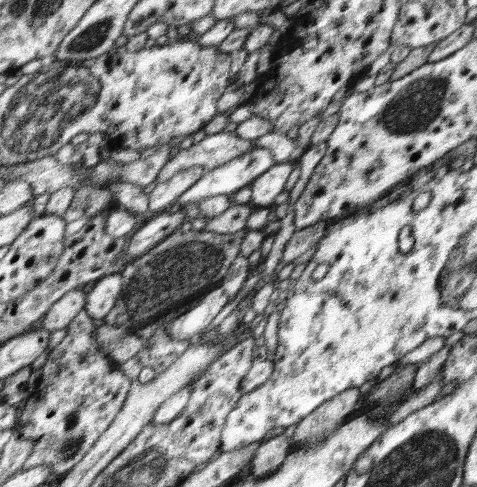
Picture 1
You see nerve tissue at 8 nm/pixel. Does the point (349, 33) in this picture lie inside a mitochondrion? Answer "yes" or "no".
no

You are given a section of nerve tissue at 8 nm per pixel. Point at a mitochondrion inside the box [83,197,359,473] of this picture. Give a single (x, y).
(167, 280)

